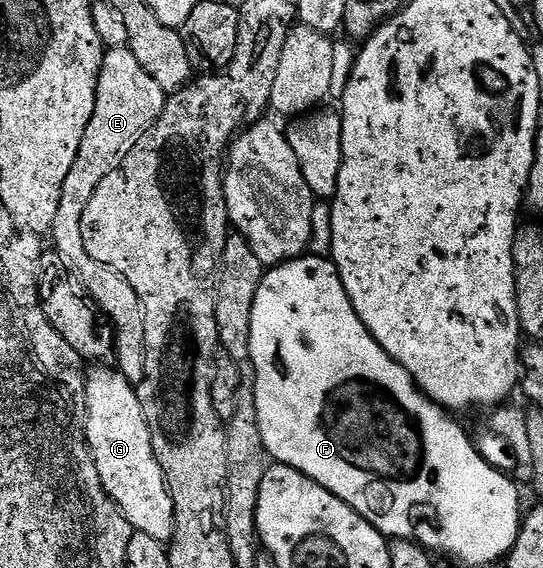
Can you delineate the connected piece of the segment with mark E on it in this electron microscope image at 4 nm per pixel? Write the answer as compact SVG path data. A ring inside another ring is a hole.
M109 46L105 50L96 86L94 113L90 117L90 125L86 125L78 157L74 157L74 165L70 165L70 173L66 173L62 197L58 201L58 213L54 216L50 232L50 238L56 242L54 250L64 262L65 268L110 324L116 345L115 366L126 377L126 381L133 385L140 383L146 373L144 306L142 301L138 301L138 293L134 293L134 285L130 285L130 281L126 281L122 273L100 265L98 261L94 261L94 257L81 250L77 219L82 219L82 213L86 213L86 205L90 205L94 189L98 189L101 181L120 166L128 150L156 124L158 117L164 112L165 98L162 85L158 85L158 81L154 81L154 77L150 77L150 73L146 73L142 65L138 65L138 57L134 57L128 46Z

